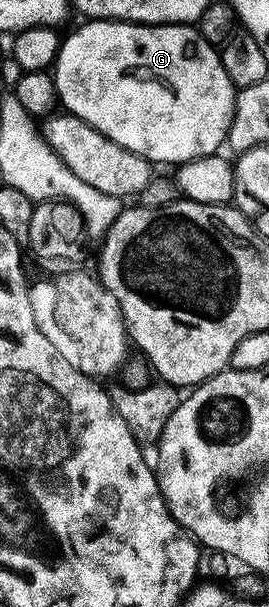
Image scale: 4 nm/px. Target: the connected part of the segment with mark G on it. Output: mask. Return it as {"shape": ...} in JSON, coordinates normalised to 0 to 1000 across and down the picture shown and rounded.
{"shape":[[[338,31],[309,35],[309,40],[238,63],[219,72],[219,91],[197,105],[197,129],[204,133],[204,155],[216,168],[234,170],[253,185],[283,189],[301,199],[316,199],[346,213],[361,213],[390,226],[435,232],[465,245],[494,252],[528,255],[535,262],[565,270],[636,269],[662,272],[695,269],[710,262],[729,262],[751,255],[792,255],[833,241],[844,216],[859,211],[859,194],[874,185],[874,152],[877,143],[859,138],[851,127],[836,120],[829,104],[814,99],[814,84],[762,61],[710,41],[535,41],[524,38],[476,38],[468,35],[431,35],[420,31]]]}

